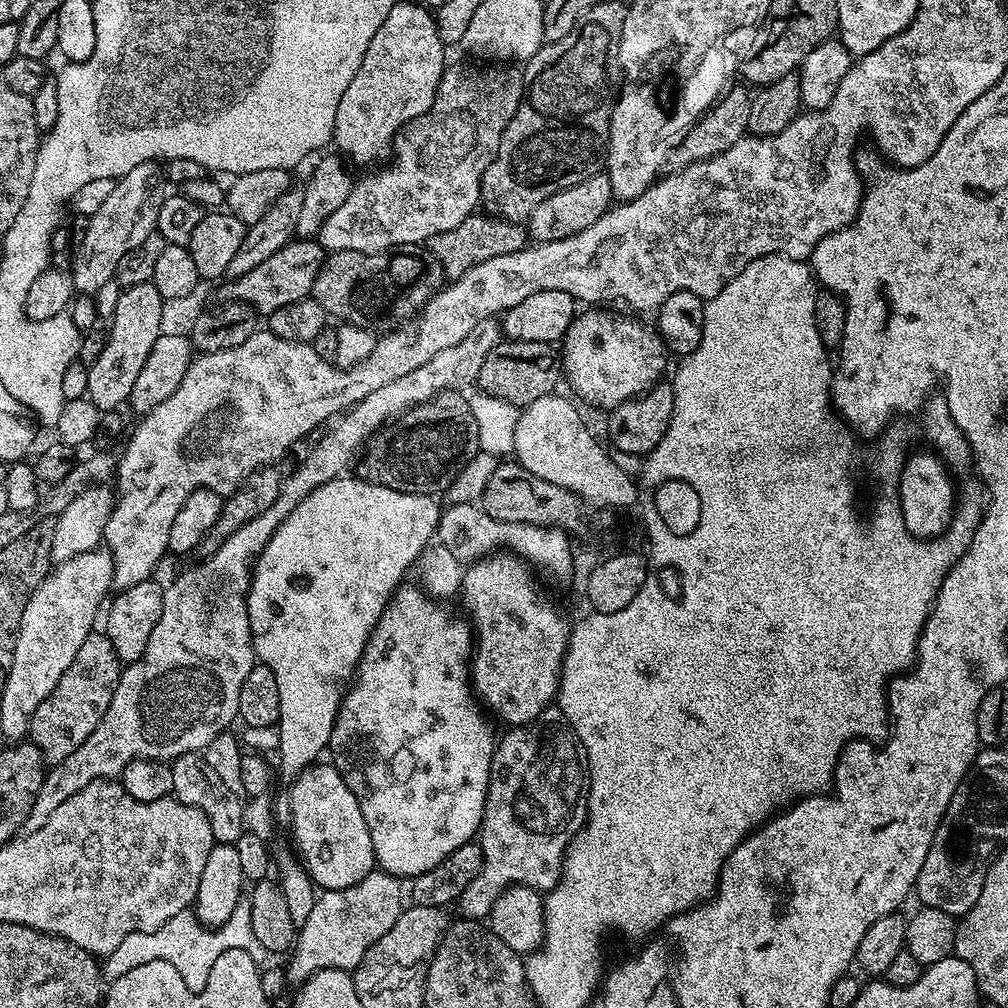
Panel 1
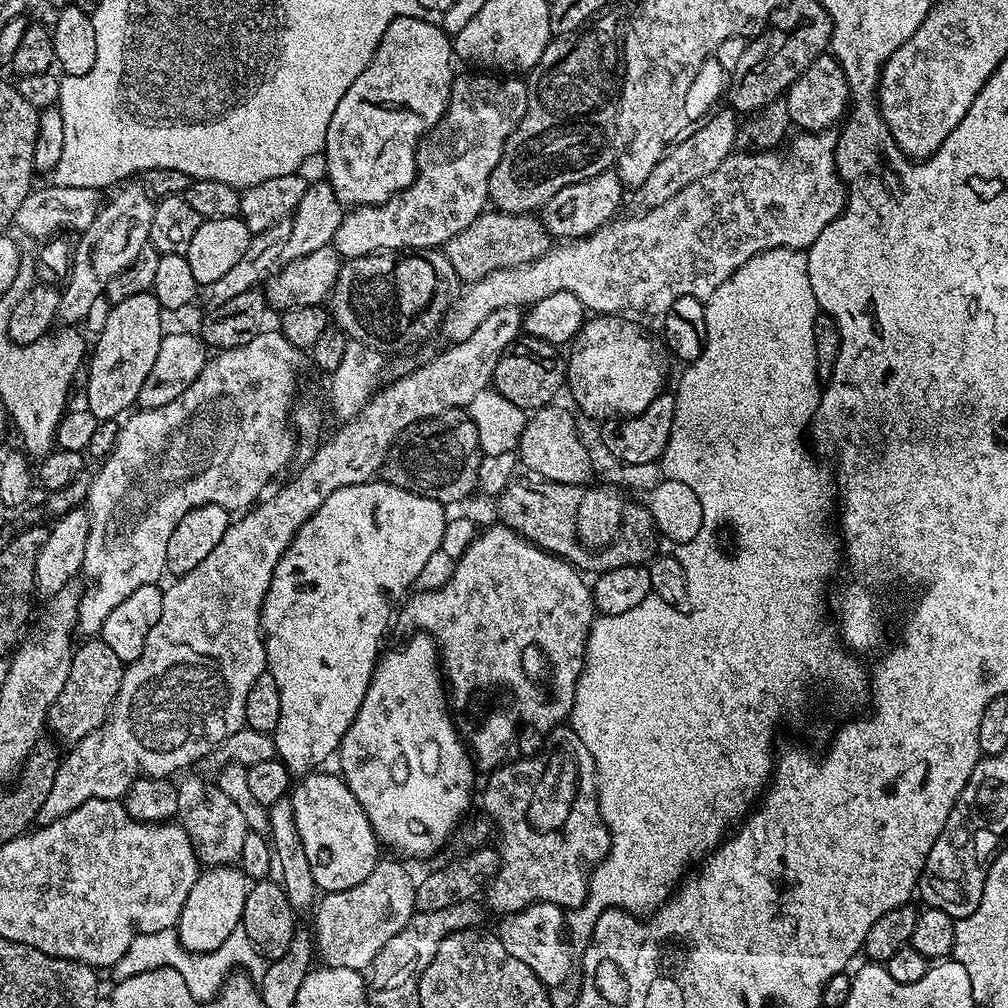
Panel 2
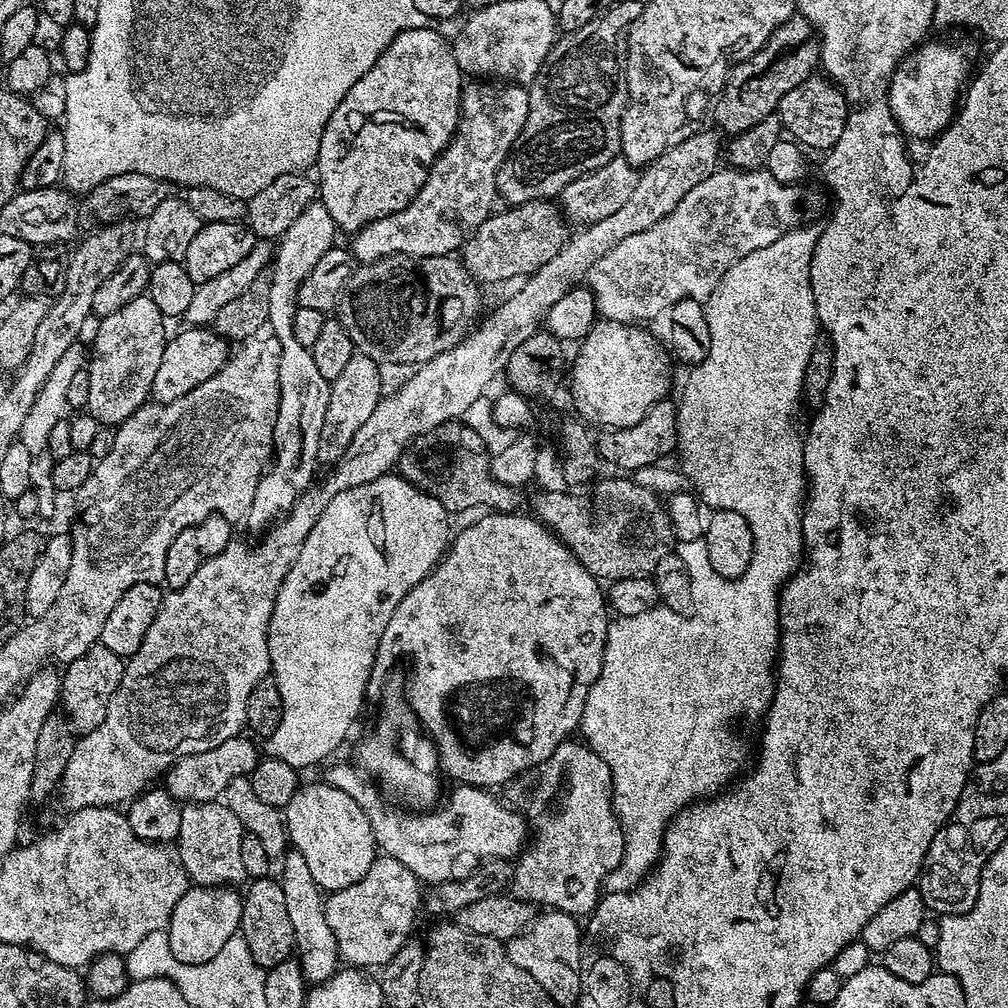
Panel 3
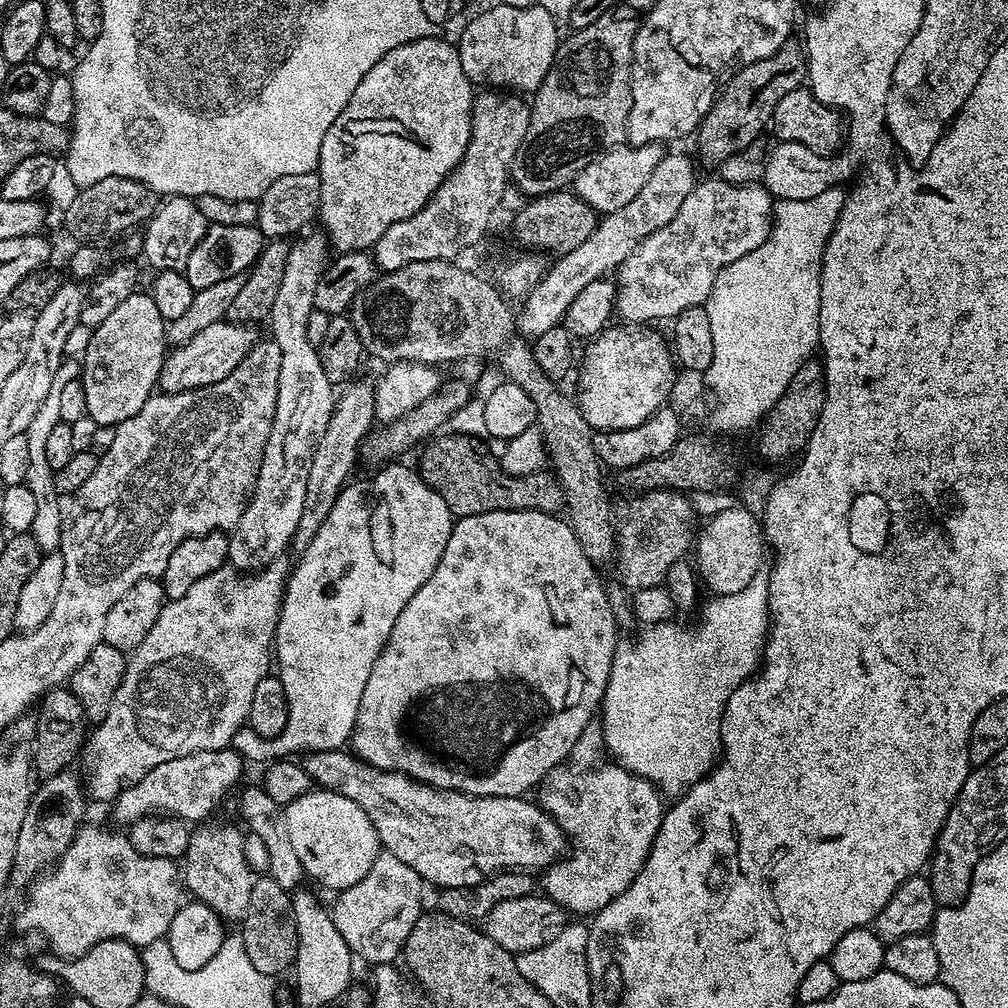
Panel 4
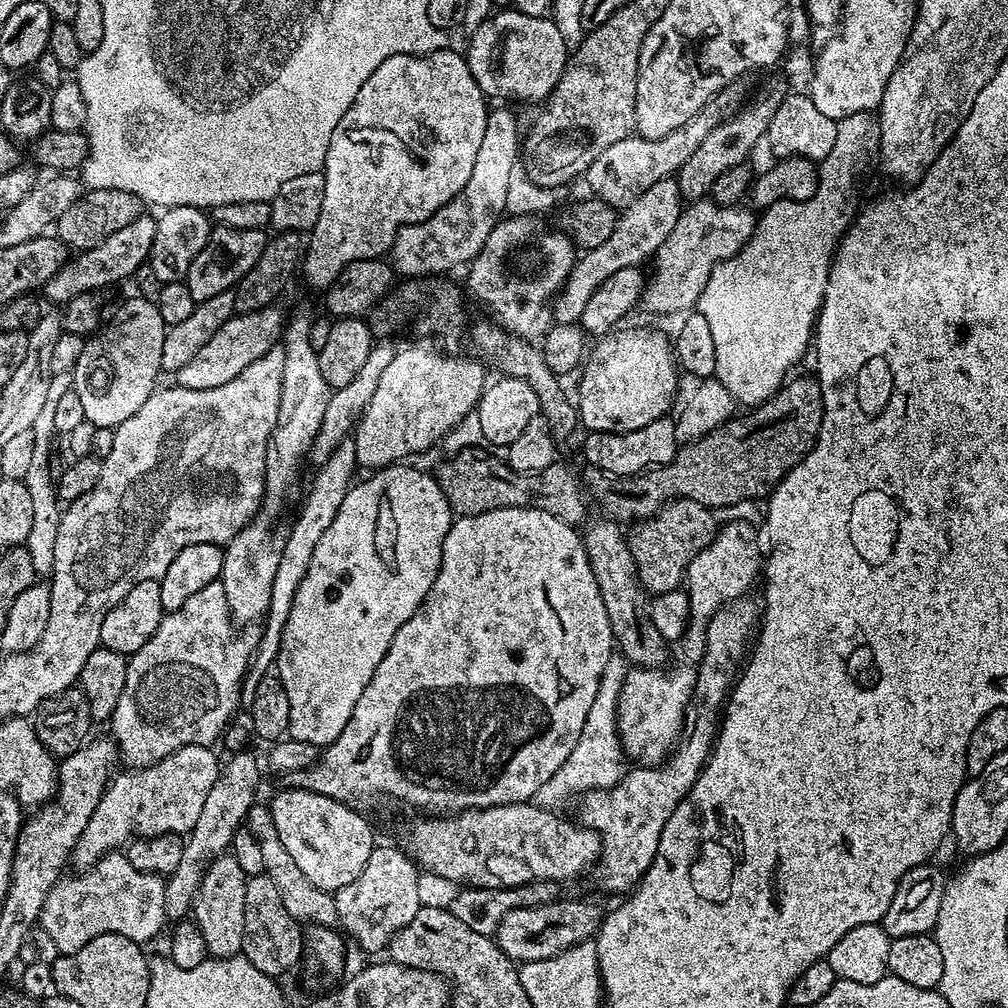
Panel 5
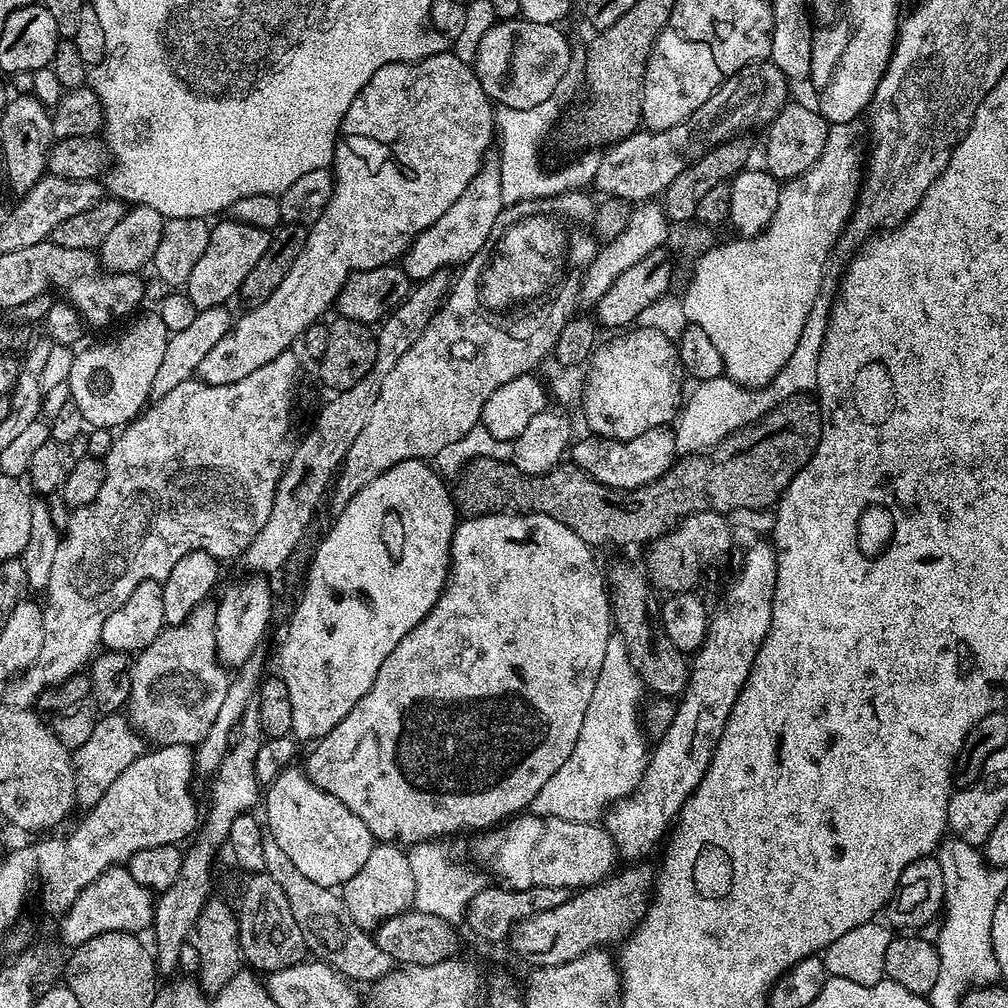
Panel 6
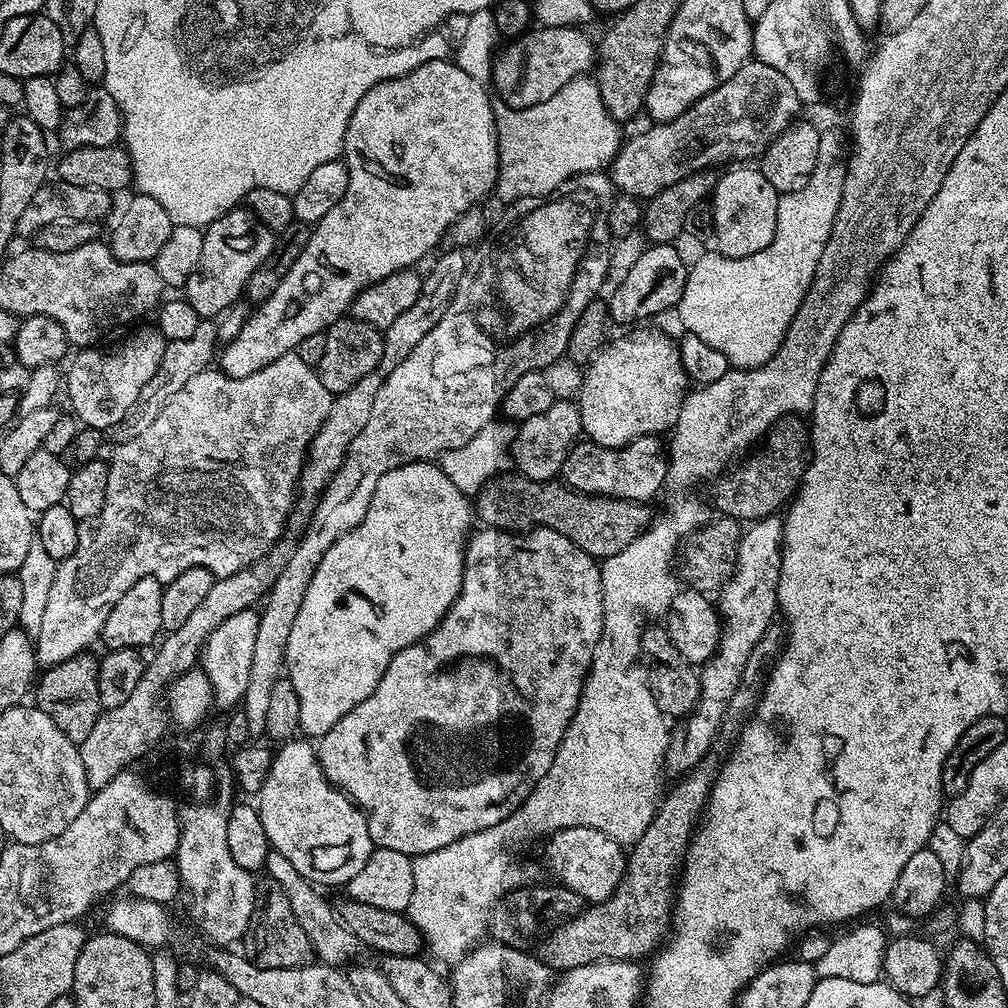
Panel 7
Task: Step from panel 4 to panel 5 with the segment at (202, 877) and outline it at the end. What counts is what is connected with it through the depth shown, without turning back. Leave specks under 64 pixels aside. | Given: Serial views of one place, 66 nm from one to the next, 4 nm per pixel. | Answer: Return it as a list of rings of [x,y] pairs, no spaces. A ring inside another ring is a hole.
[[[221,854],[208,865],[194,905],[194,921],[201,930],[205,948],[211,957],[228,959],[239,955],[244,946],[246,926],[246,882],[242,866],[230,854]]]

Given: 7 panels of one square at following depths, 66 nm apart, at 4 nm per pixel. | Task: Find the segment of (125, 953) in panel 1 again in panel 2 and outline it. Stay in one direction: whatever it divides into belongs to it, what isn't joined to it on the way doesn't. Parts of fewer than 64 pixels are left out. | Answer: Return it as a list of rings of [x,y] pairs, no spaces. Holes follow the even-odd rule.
[[[239,926],[234,929],[219,949],[204,954],[184,950],[177,931],[167,928],[146,935],[137,933],[136,937],[131,940],[126,954],[116,965],[113,965],[112,972],[116,974],[117,979],[123,979],[151,969],[172,967],[174,970],[178,970],[184,978],[192,997],[199,1001],[208,1001],[216,996],[229,974],[236,967],[244,970],[250,970],[248,968],[260,970],[265,967],[265,964],[264,957],[257,952],[256,947],[250,942],[250,938],[244,934],[243,927]],[[238,964],[241,966],[236,966]]]

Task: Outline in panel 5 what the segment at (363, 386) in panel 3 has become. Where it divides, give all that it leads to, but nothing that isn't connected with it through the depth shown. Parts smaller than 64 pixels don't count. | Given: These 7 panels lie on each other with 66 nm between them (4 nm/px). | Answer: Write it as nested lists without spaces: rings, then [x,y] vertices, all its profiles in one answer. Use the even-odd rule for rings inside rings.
[[[355,443],[339,444],[334,454],[330,454],[330,458],[326,458],[326,462],[319,465],[315,471],[316,477],[308,488],[308,497],[305,498],[304,505],[301,506],[300,513],[297,514],[296,521],[288,532],[288,537],[283,537],[280,545],[282,558],[278,558],[274,586],[270,586],[270,606],[262,617],[264,628],[259,629],[260,640],[256,644],[256,651],[252,654],[251,662],[248,663],[244,685],[240,688],[240,702],[244,706],[252,703],[254,689],[257,688],[258,682],[262,682],[262,678],[273,671],[282,646],[286,622],[290,618],[290,606],[294,606],[294,594],[298,594],[298,586],[302,586],[302,578],[306,578],[310,558],[314,556],[314,546],[318,546],[322,534],[326,534],[330,522],[334,522],[334,514],[338,514],[338,506],[342,506],[342,498],[346,498],[348,489],[354,483],[352,475],[358,472]]]

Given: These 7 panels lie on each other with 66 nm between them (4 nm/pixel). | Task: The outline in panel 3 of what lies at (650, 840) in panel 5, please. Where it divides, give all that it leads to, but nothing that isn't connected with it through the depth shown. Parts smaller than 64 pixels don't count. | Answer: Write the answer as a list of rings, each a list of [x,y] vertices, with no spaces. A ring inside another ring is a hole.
[[[569,738],[536,768],[532,769],[532,785],[524,796],[522,815],[530,829],[530,843],[515,857],[510,881],[511,895],[533,906],[546,904],[549,909],[565,912],[575,918],[591,914],[600,903],[608,875],[624,860],[624,827],[612,811],[612,775],[610,766],[587,744]]]

